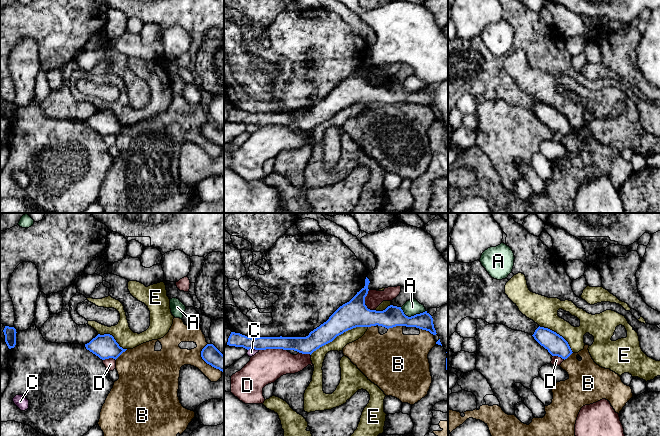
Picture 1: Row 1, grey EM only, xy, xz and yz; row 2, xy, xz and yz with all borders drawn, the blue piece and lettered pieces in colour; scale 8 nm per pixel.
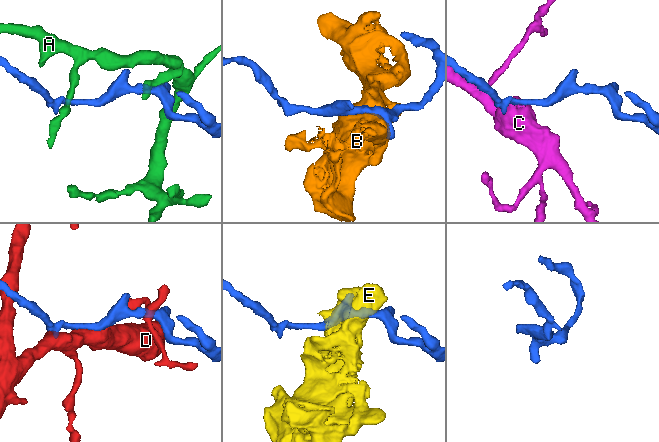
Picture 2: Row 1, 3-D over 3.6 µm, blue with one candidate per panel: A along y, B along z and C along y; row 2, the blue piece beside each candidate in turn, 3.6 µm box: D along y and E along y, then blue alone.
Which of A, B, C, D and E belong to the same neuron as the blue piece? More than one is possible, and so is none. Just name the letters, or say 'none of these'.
none of these

